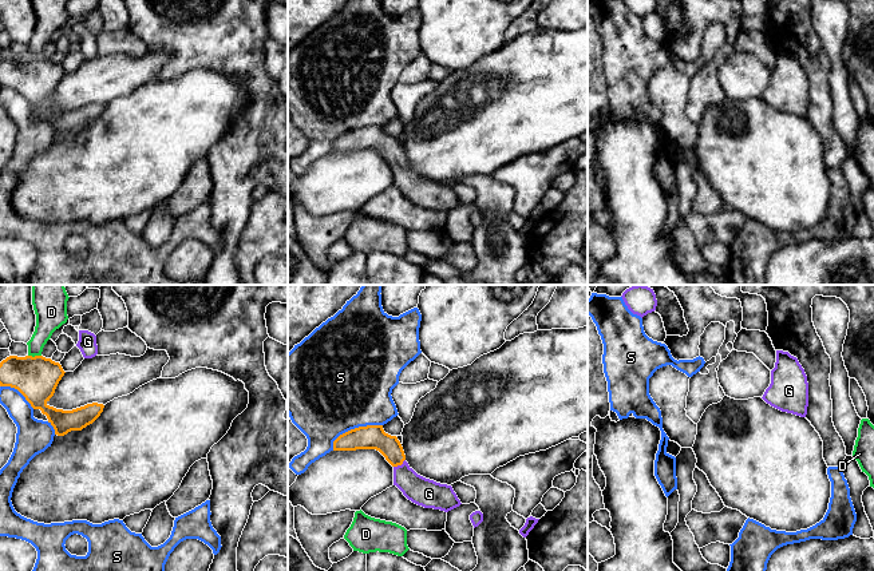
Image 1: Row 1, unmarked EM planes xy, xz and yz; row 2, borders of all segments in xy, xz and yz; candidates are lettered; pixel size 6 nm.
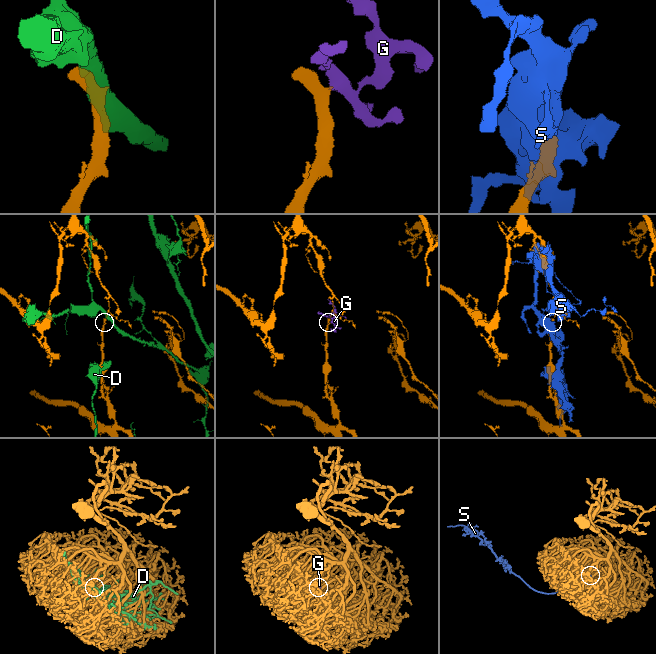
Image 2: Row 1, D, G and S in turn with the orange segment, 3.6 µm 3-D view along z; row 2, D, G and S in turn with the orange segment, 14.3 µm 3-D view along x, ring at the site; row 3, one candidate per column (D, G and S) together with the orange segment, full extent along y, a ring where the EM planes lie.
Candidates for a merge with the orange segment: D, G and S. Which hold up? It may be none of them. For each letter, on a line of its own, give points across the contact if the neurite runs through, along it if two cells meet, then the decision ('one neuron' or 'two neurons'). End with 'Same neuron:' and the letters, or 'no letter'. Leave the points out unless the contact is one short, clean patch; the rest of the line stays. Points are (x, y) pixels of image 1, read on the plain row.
D: two neurons
G: runs through xz (372, 137), (399, 165), (428, 194); one neuron
S: two neurons
Same neuron: G

